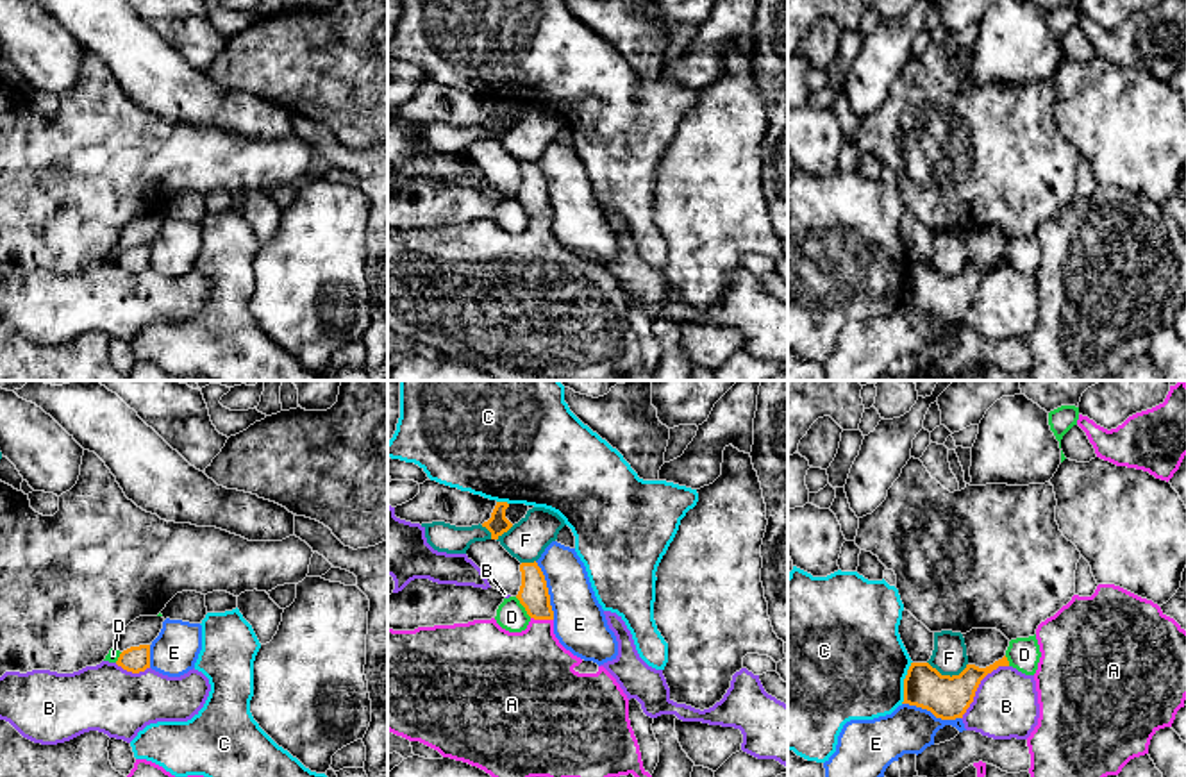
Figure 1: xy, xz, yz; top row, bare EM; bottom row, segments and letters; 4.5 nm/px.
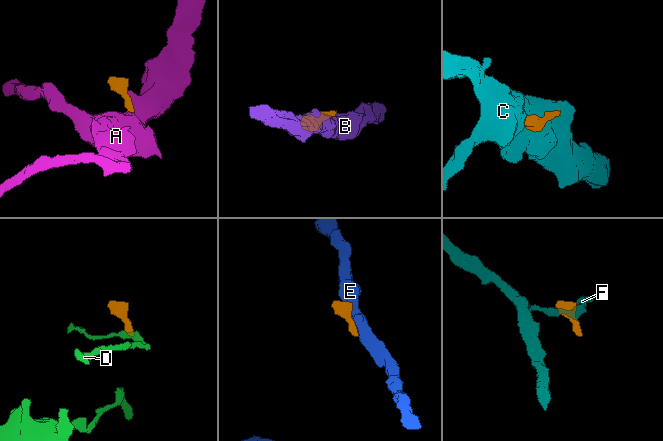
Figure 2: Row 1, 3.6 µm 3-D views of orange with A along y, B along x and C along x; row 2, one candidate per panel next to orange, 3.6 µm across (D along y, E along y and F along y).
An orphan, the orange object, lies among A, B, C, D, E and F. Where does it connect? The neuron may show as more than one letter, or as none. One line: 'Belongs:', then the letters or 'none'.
Belongs: A

